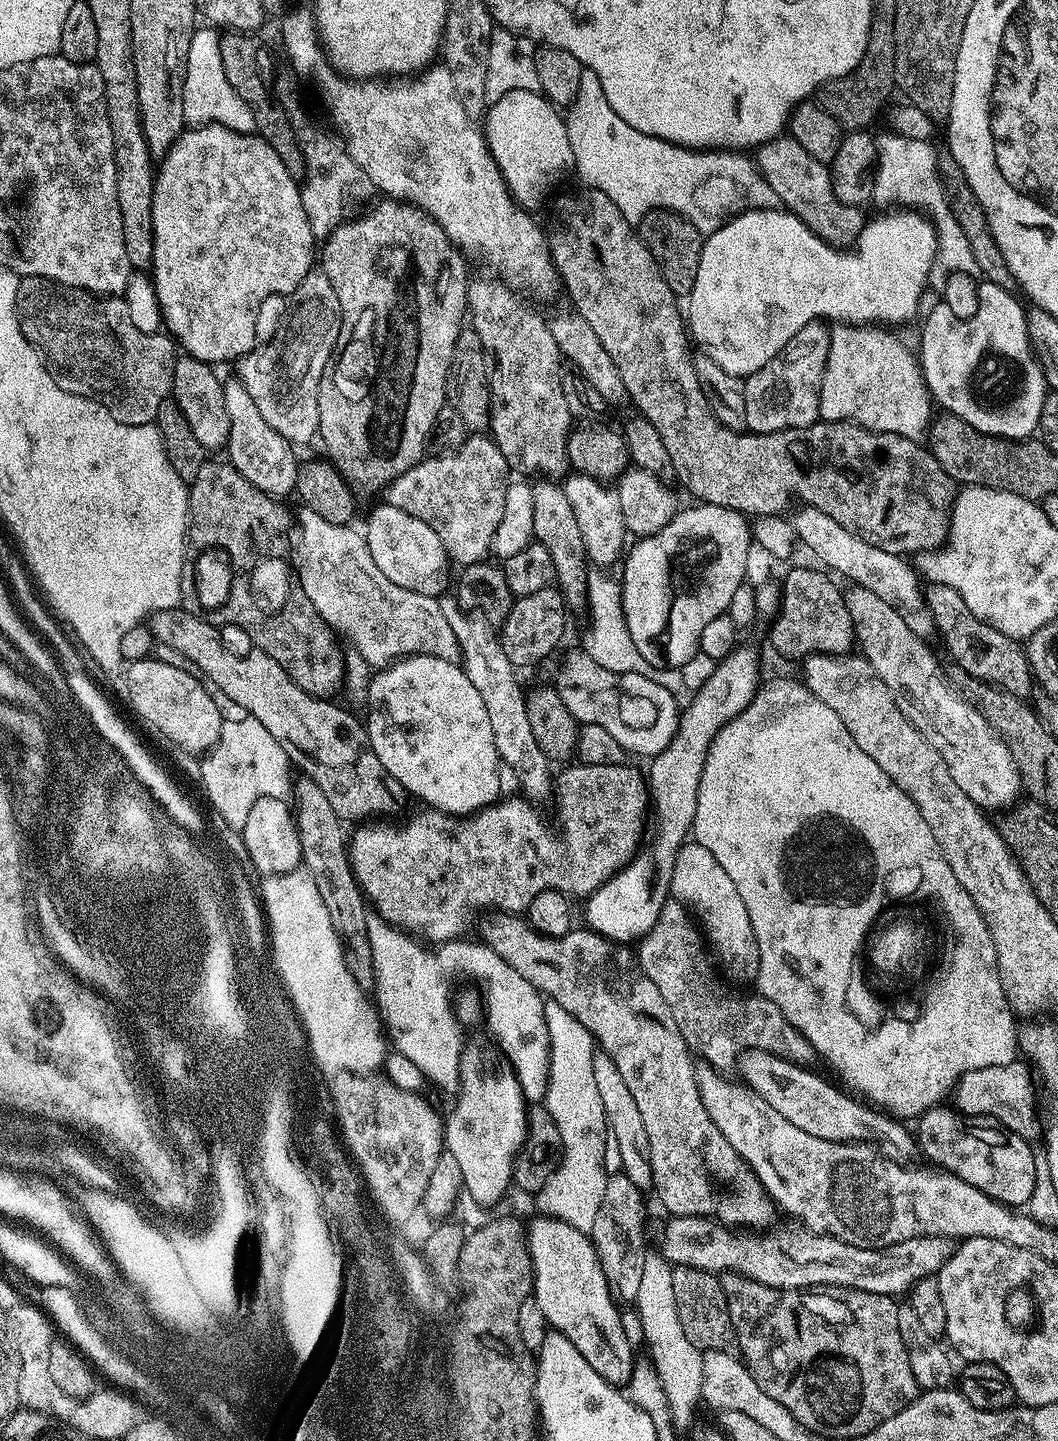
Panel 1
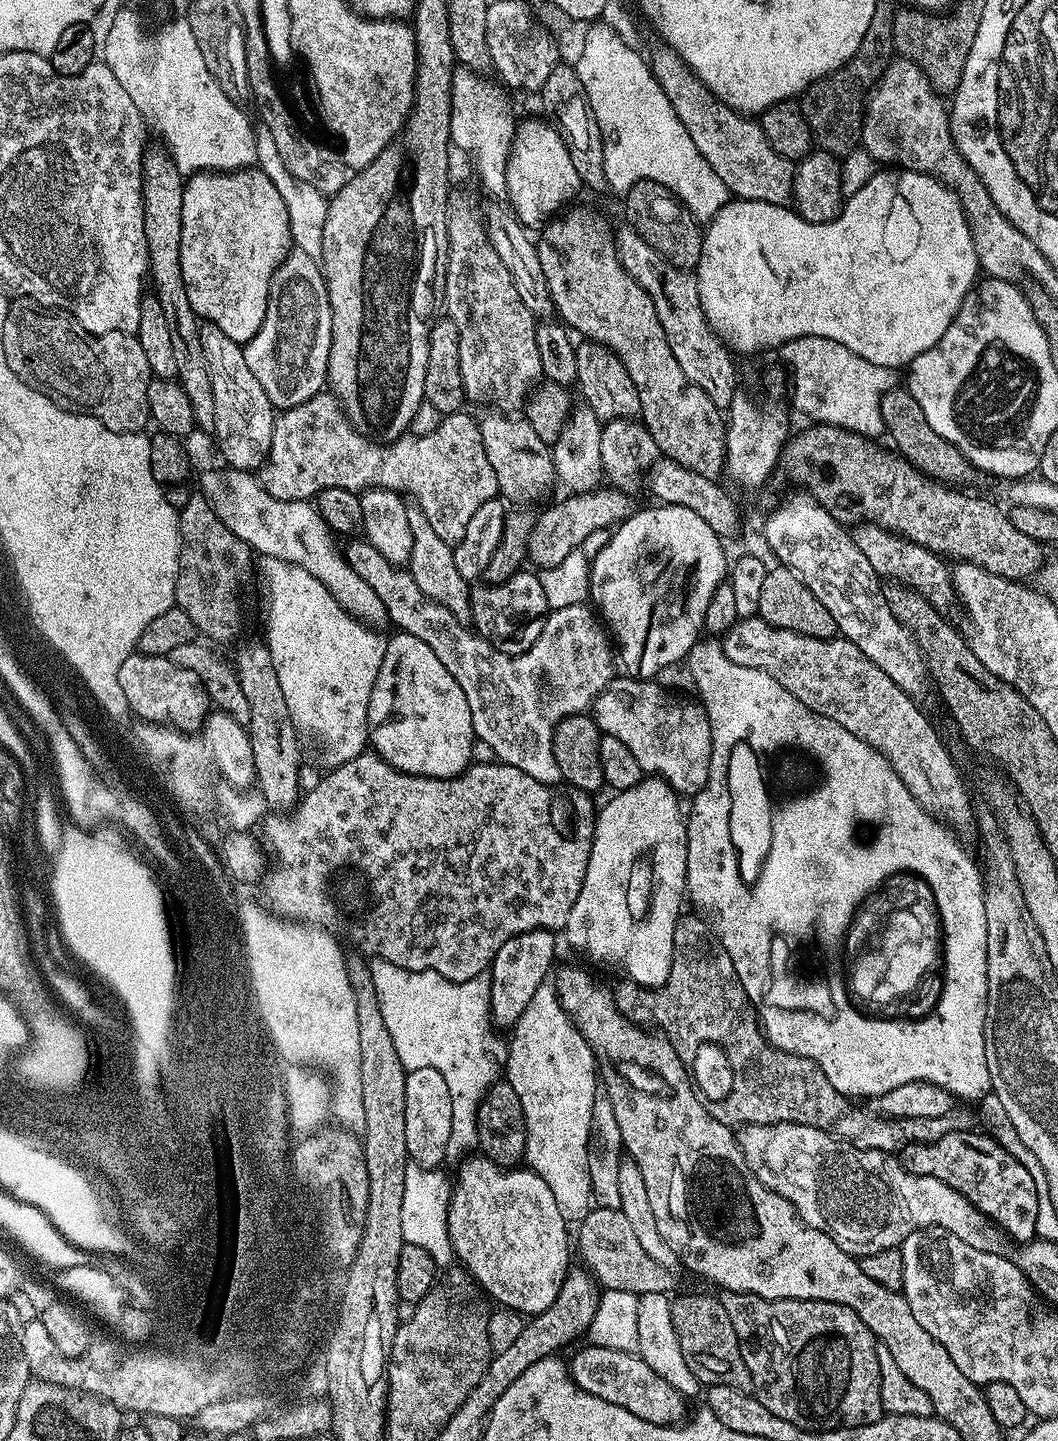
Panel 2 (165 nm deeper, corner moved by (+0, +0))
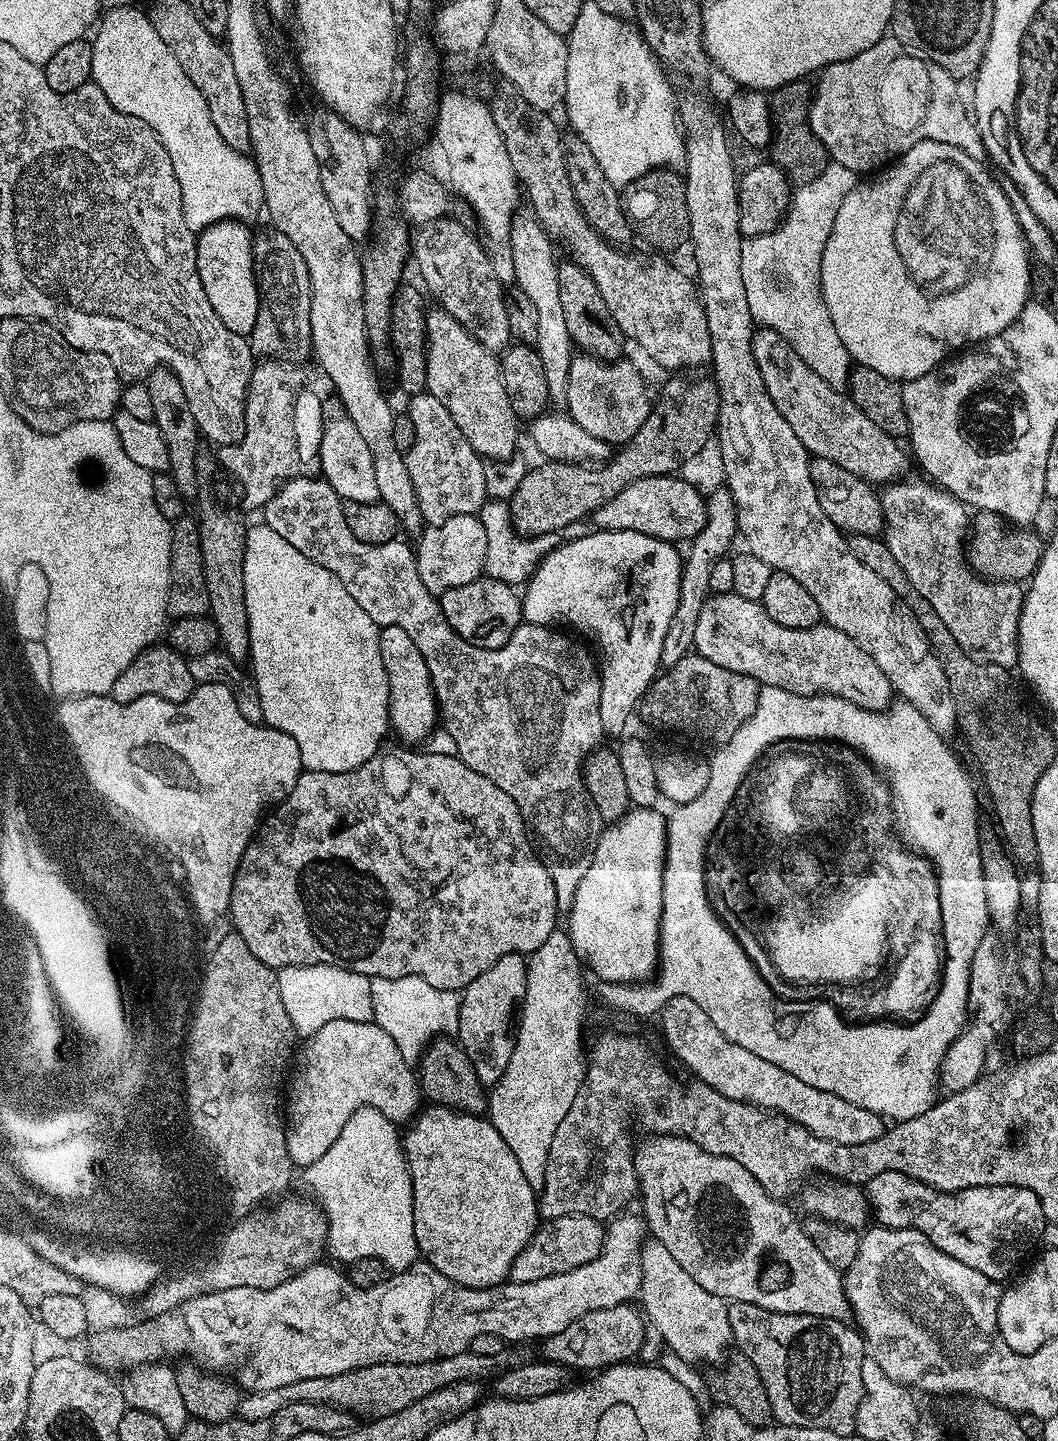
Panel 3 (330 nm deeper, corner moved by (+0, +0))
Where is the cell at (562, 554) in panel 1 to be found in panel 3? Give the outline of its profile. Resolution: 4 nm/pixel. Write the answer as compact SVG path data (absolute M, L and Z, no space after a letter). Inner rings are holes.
M432 306L426 312L428 357L426 358L427 391L450 410L450 418L462 430L466 442L481 458L504 460L516 448L518 417L502 382L500 361L477 342L442 307Z

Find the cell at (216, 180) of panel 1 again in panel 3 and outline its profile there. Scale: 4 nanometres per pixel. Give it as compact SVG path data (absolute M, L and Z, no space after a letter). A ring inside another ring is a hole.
M239 219L219 220L218 223L205 228L196 238L196 257L198 258L198 278L202 278L202 290L206 290L206 298L210 298L210 306L214 306L214 314L222 318L222 326L226 330L234 330L234 334L251 337L254 326L258 322L258 306L260 305L260 286L258 269L252 261L252 241L254 232L248 229L247 223Z

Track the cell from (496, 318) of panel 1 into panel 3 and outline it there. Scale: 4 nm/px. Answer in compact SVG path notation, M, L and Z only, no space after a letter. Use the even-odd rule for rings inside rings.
M432 220L419 229L420 249L417 252L415 249L414 264L416 260L416 268L424 279L423 287L481 346L493 354L499 353L513 339L512 327L506 322L505 289L494 274L485 245L479 244L462 225L448 223Z

